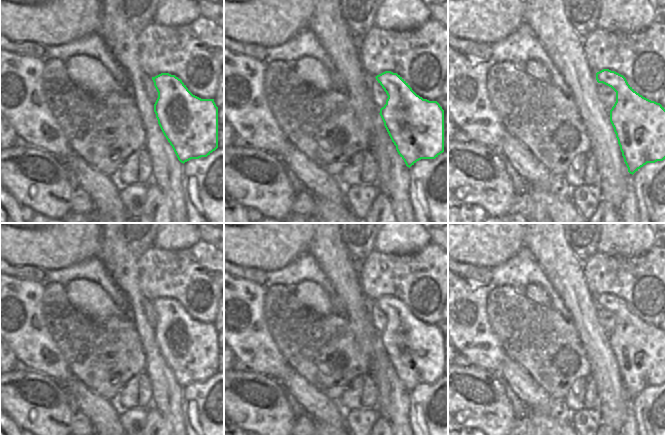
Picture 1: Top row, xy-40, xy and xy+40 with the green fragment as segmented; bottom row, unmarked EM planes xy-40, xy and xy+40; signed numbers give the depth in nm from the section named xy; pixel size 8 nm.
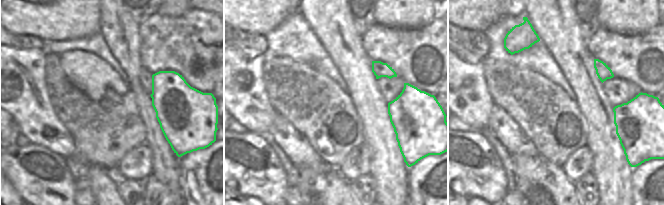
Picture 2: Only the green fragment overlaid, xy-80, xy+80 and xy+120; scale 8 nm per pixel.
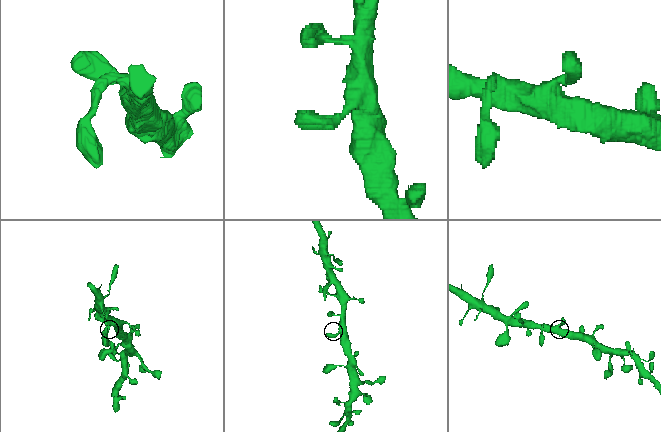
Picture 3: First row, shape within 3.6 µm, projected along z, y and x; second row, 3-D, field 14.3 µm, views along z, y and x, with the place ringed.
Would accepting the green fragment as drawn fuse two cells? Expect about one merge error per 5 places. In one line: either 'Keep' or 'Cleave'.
Keep.

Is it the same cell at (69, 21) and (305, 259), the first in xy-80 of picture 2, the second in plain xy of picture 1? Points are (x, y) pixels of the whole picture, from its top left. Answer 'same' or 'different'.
different

